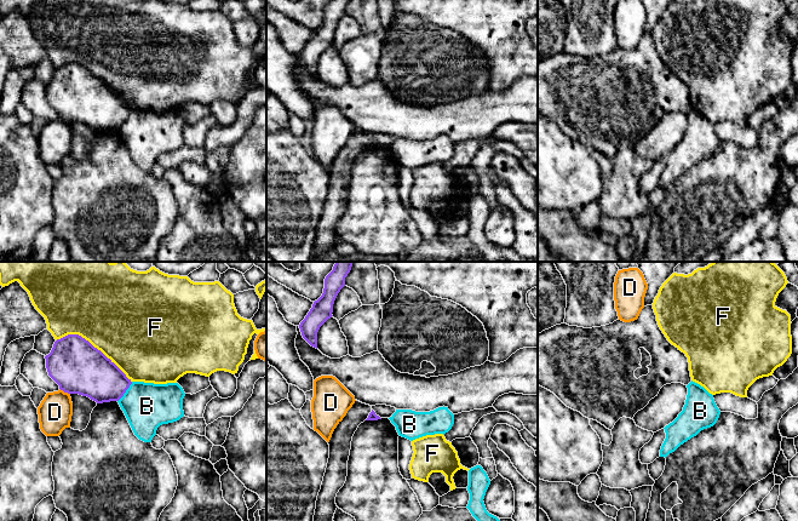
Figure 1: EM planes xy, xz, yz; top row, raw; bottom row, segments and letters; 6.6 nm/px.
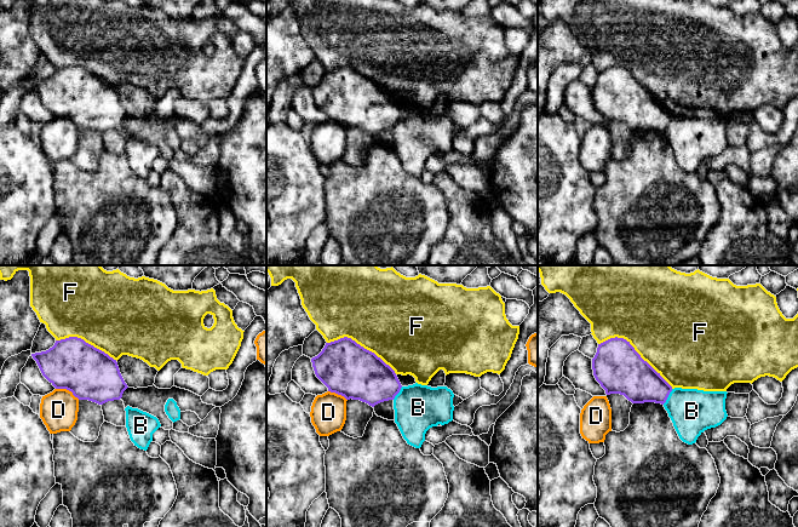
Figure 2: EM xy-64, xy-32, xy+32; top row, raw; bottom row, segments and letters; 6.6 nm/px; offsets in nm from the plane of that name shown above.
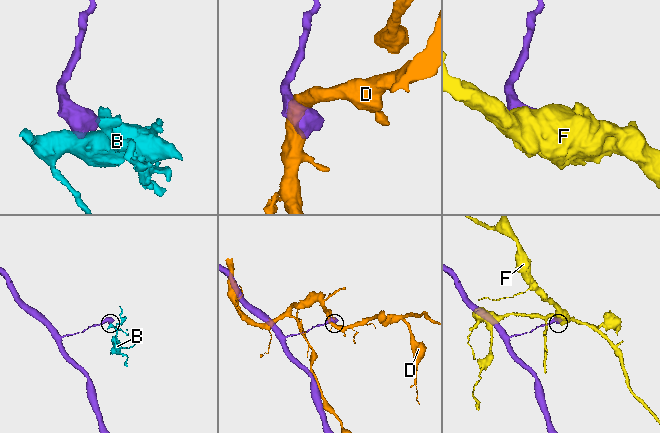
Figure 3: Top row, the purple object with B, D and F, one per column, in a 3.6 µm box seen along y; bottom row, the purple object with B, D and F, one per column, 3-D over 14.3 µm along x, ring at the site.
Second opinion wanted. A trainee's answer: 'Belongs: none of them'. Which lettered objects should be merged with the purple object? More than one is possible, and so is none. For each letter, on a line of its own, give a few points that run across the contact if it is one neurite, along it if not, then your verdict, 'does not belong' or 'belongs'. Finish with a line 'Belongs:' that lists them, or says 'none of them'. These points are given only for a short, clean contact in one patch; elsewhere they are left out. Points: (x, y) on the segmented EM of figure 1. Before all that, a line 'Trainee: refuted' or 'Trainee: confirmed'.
Trainee: confirmed
B: line xy (132, 382), (118, 401); does not belong
D: does not belong
F: does not belong
Belongs: none of them

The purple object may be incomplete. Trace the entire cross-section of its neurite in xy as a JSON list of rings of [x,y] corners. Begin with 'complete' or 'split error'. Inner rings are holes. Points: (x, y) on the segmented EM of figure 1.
complete | [[[68,334],[57,339],[45,359],[48,376],[61,390],[87,396],[97,403],[119,401],[132,384],[110,359],[79,334]]]

